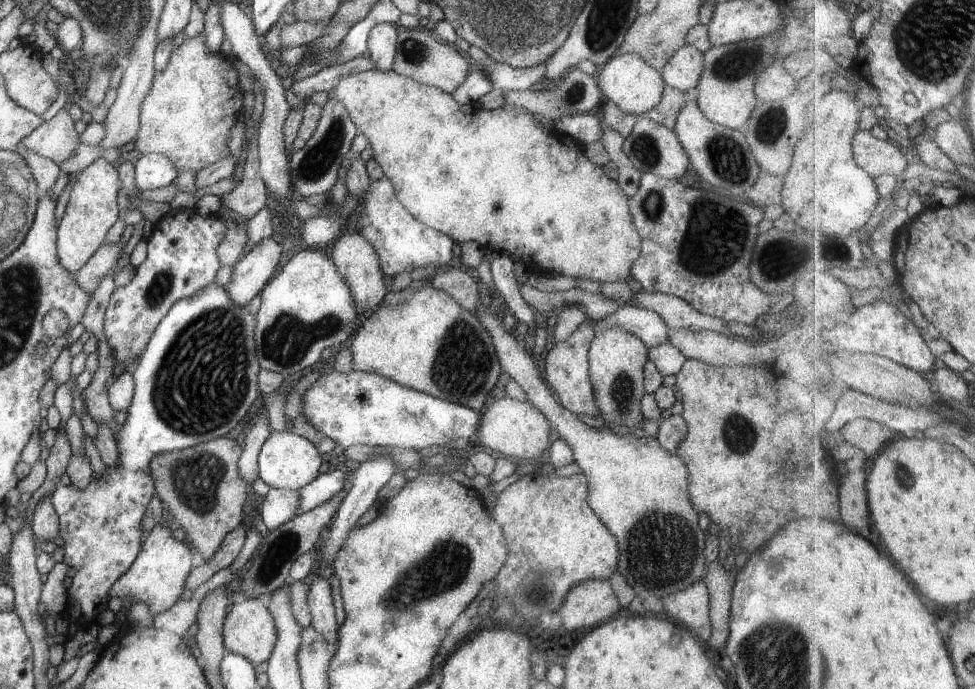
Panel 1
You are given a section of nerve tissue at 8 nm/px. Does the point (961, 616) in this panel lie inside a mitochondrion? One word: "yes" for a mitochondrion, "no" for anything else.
no

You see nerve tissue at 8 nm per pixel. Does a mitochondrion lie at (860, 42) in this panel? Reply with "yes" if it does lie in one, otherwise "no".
no

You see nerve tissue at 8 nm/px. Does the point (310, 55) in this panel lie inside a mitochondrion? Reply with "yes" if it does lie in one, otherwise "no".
no

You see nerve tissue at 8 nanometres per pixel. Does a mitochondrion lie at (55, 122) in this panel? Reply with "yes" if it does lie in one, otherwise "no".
no

